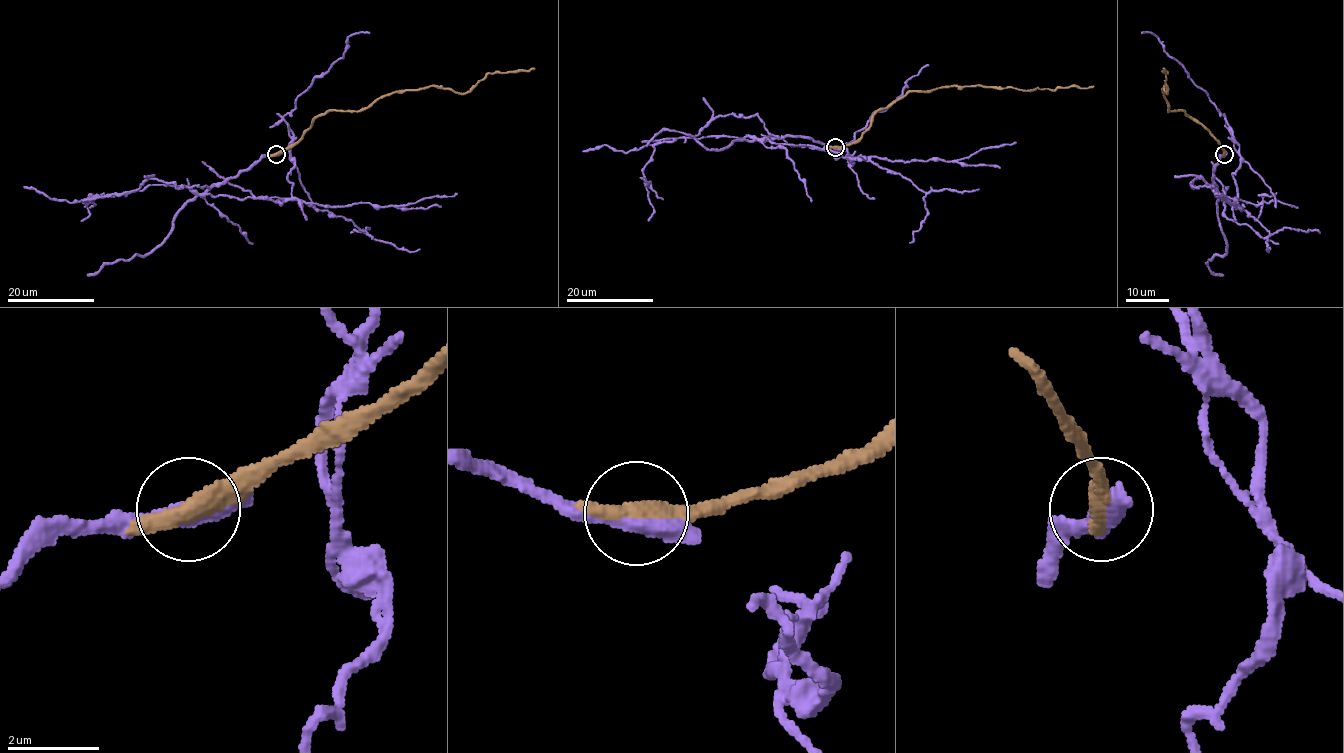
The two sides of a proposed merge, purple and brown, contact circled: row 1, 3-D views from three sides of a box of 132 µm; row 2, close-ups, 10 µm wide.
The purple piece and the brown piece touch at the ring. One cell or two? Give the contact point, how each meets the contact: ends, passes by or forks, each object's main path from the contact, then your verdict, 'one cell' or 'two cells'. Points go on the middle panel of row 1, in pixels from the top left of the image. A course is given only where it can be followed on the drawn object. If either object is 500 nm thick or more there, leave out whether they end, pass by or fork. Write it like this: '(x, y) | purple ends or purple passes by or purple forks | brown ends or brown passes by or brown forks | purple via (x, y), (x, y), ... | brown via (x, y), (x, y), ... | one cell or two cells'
(835, 147) | purple passes by | brown passes by | purple via (835, 147), (805, 136), (765, 139), (836, 152), (853, 164), (842, 148), (928, 65) | brown via (835, 147), (855, 143), (878, 110), (910, 91), (952, 85), (1027, 91), (1093, 86) | two cells

